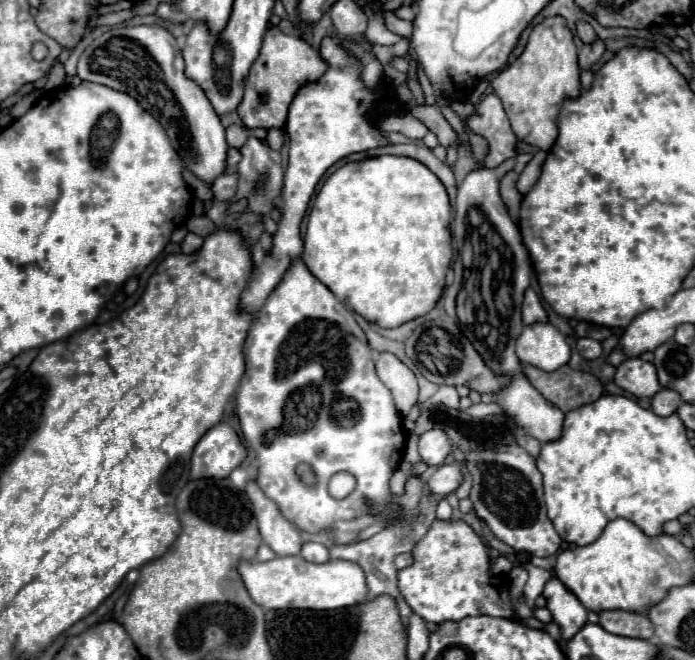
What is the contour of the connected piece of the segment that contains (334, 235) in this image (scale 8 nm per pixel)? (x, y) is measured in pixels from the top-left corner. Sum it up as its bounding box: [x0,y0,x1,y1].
[302,156,452,328]

